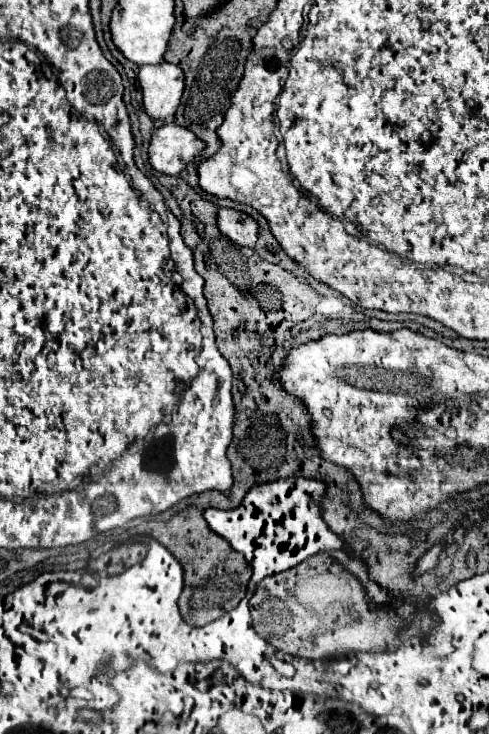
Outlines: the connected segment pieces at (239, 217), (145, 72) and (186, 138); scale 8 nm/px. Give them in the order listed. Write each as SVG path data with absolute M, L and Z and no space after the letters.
M218 209L216 221L220 233L226 235L230 241L244 247L254 247L258 239L258 223L250 215L234 209Z
M158 63L142 65L138 71L142 87L142 105L152 119L170 119L180 105L184 91L184 73L178 65Z
M164 123L152 131L148 157L150 165L164 175L180 175L188 161L192 161L204 143L194 137L192 131L174 123Z

